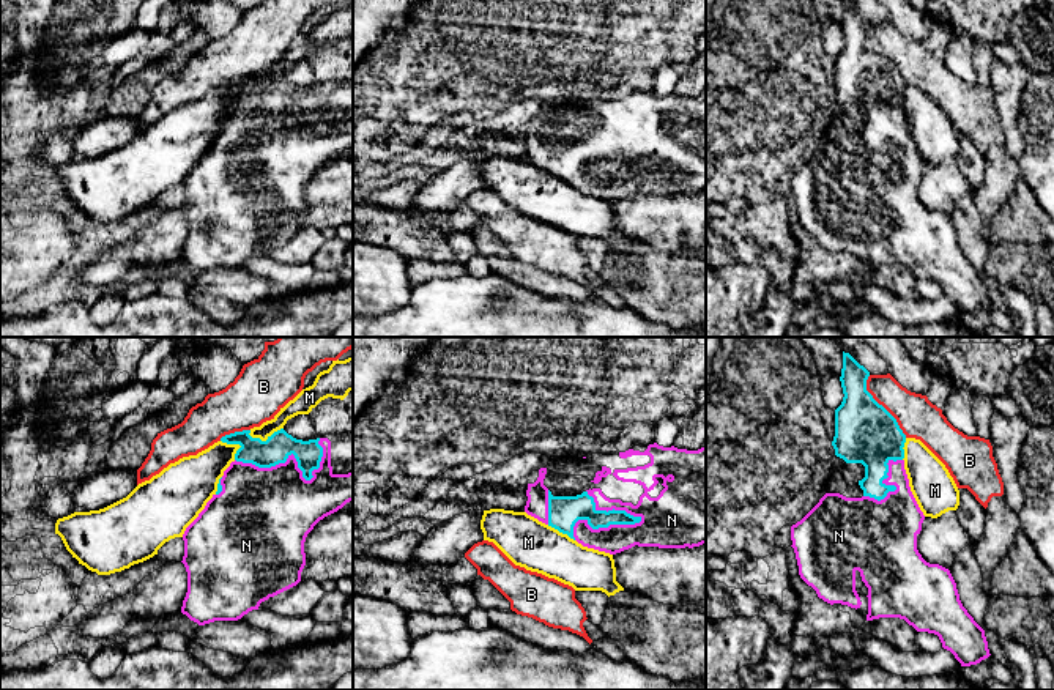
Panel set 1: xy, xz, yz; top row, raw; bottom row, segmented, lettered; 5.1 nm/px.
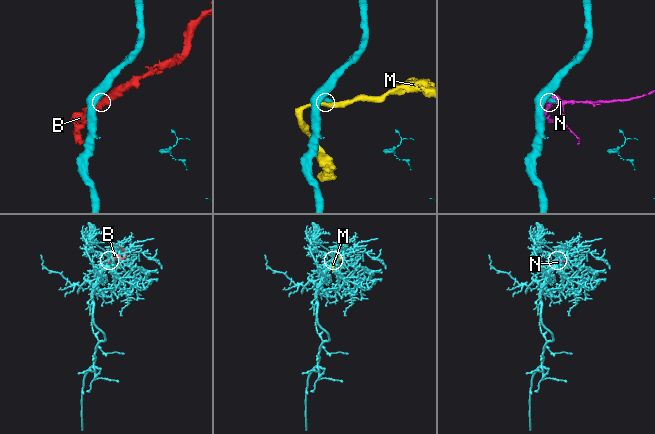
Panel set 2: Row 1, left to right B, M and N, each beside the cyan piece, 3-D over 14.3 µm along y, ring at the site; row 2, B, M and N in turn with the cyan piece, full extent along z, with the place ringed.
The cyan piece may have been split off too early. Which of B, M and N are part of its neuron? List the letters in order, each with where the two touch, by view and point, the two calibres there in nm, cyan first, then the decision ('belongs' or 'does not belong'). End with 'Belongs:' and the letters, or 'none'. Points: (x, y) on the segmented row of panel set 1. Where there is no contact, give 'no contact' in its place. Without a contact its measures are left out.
B: yz (883, 407) | 320/200 nm | does not belong
M: xy (267, 440) | 140/100 nm | does not belong
N: xz (601, 526) | 160/150 nm | belongs
Belongs: N

